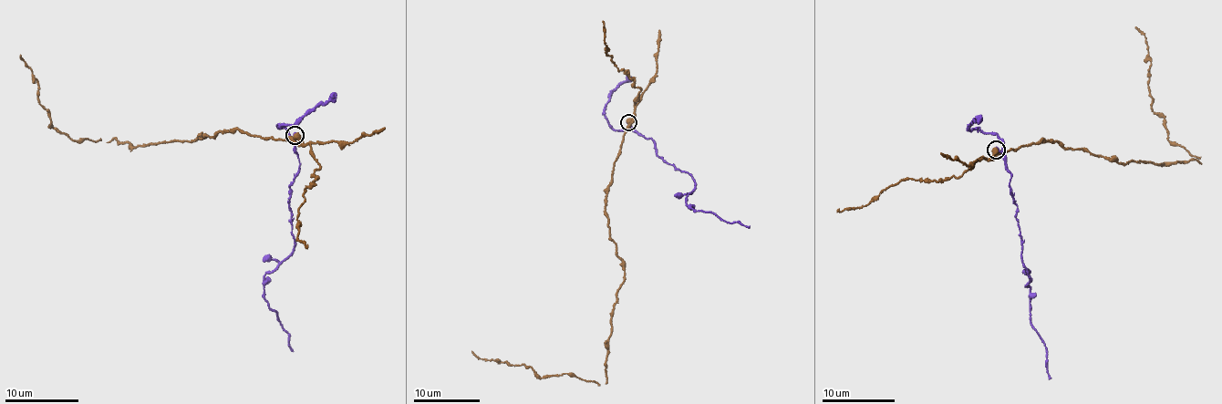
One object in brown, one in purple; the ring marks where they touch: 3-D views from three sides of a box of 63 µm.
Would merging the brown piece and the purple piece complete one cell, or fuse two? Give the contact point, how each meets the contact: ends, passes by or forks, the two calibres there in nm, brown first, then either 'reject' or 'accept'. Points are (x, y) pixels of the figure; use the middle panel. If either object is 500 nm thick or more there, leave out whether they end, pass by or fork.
place (628, 122); brown passes by; purple ends; calibres 440 and 320 nm; reject

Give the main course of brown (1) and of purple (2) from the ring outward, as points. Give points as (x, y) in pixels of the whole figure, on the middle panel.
1: (628, 123), (605, 206), (625, 274), (605, 384), (542, 378), (472, 350)
2: (628, 123), (655, 140), (658, 156), (690, 174), (693, 189), (686, 204), (750, 227)

